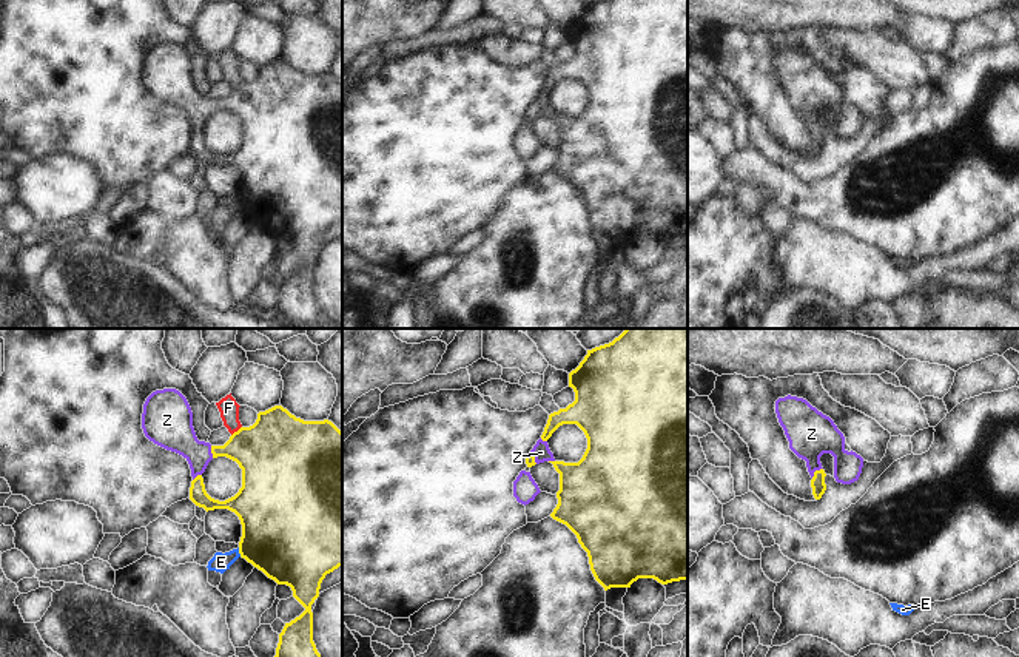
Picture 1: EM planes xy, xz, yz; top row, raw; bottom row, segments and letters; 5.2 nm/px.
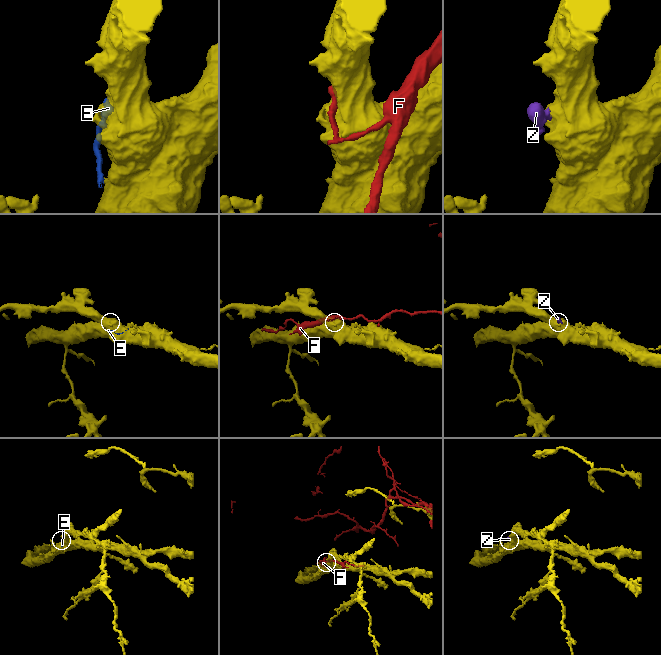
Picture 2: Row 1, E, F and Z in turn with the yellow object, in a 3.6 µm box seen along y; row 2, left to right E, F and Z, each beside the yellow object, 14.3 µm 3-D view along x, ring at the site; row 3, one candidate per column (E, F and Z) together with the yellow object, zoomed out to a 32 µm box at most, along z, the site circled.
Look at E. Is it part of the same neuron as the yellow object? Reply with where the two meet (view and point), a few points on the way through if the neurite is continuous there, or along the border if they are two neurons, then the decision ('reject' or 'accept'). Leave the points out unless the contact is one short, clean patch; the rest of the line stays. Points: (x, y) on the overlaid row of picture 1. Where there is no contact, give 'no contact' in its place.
meets yellow in xy at (239, 552); border along xy (238, 548), (241, 555); reject

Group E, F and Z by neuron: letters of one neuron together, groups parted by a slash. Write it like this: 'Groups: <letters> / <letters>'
Groups: E / F / Z

